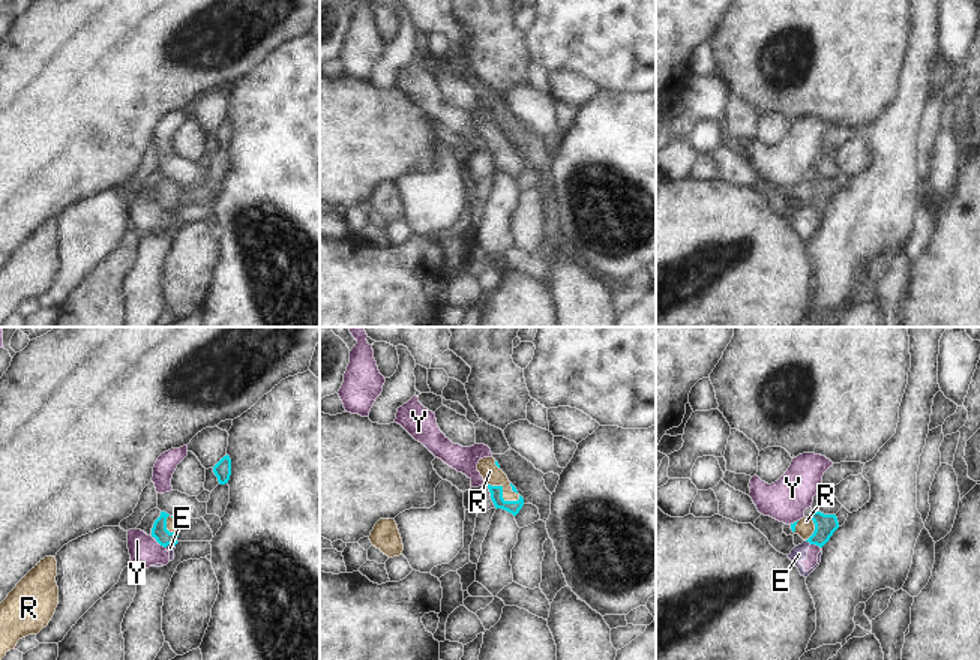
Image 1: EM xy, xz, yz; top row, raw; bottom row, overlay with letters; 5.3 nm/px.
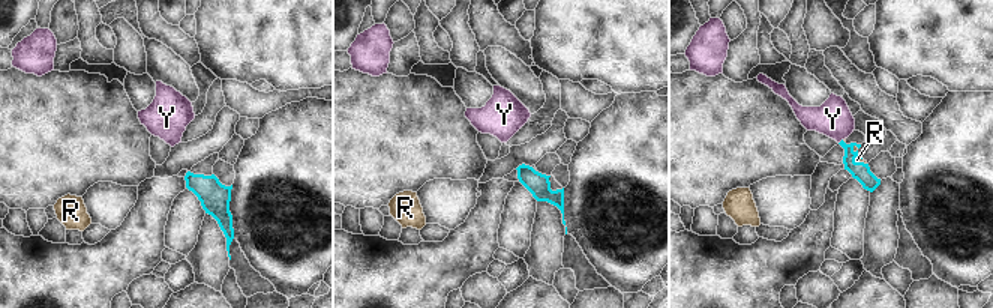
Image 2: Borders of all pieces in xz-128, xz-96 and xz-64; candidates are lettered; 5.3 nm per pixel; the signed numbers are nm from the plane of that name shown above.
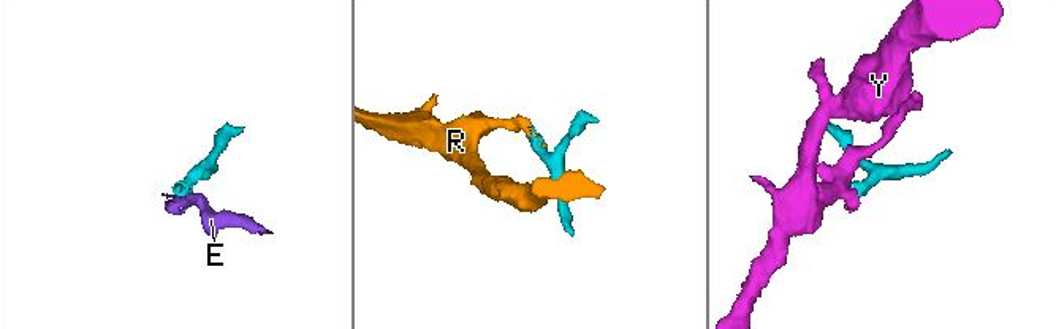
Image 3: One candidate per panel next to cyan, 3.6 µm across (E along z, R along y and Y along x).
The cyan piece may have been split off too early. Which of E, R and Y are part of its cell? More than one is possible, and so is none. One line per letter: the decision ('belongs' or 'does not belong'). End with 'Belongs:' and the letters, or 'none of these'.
E: does not belong
R: belongs
Y: does not belong
Belongs: R

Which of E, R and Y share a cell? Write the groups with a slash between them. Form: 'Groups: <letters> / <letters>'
Groups: E Y / R

